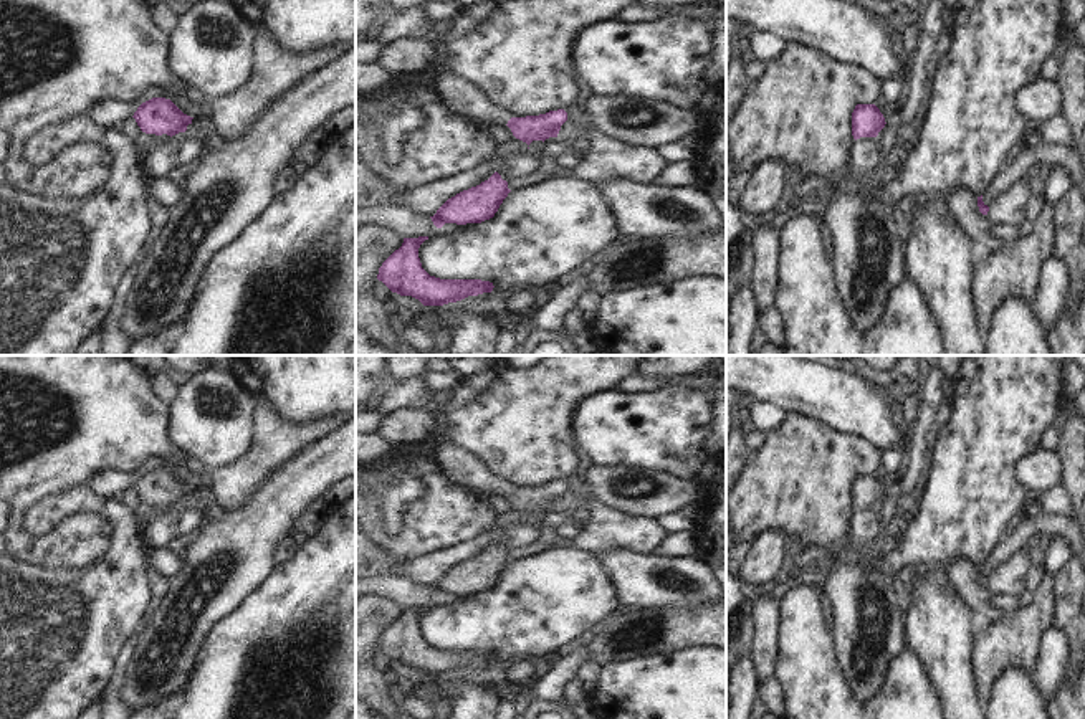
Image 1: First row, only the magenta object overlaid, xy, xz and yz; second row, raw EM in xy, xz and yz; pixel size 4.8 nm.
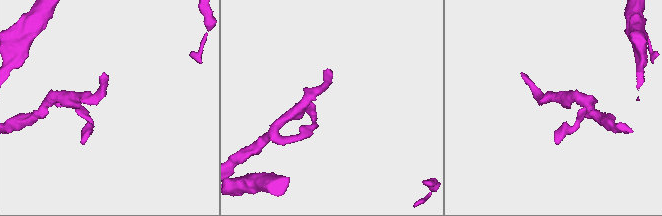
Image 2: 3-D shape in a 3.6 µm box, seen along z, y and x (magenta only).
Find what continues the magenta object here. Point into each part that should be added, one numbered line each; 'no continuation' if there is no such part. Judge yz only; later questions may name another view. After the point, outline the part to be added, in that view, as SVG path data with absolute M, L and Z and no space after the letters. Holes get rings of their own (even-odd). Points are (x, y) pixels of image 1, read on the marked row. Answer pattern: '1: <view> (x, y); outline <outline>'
no continuation

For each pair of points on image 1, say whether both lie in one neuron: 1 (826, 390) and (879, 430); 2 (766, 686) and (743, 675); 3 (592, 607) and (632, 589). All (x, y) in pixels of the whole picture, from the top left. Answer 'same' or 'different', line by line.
1: same
2: different
3: different

